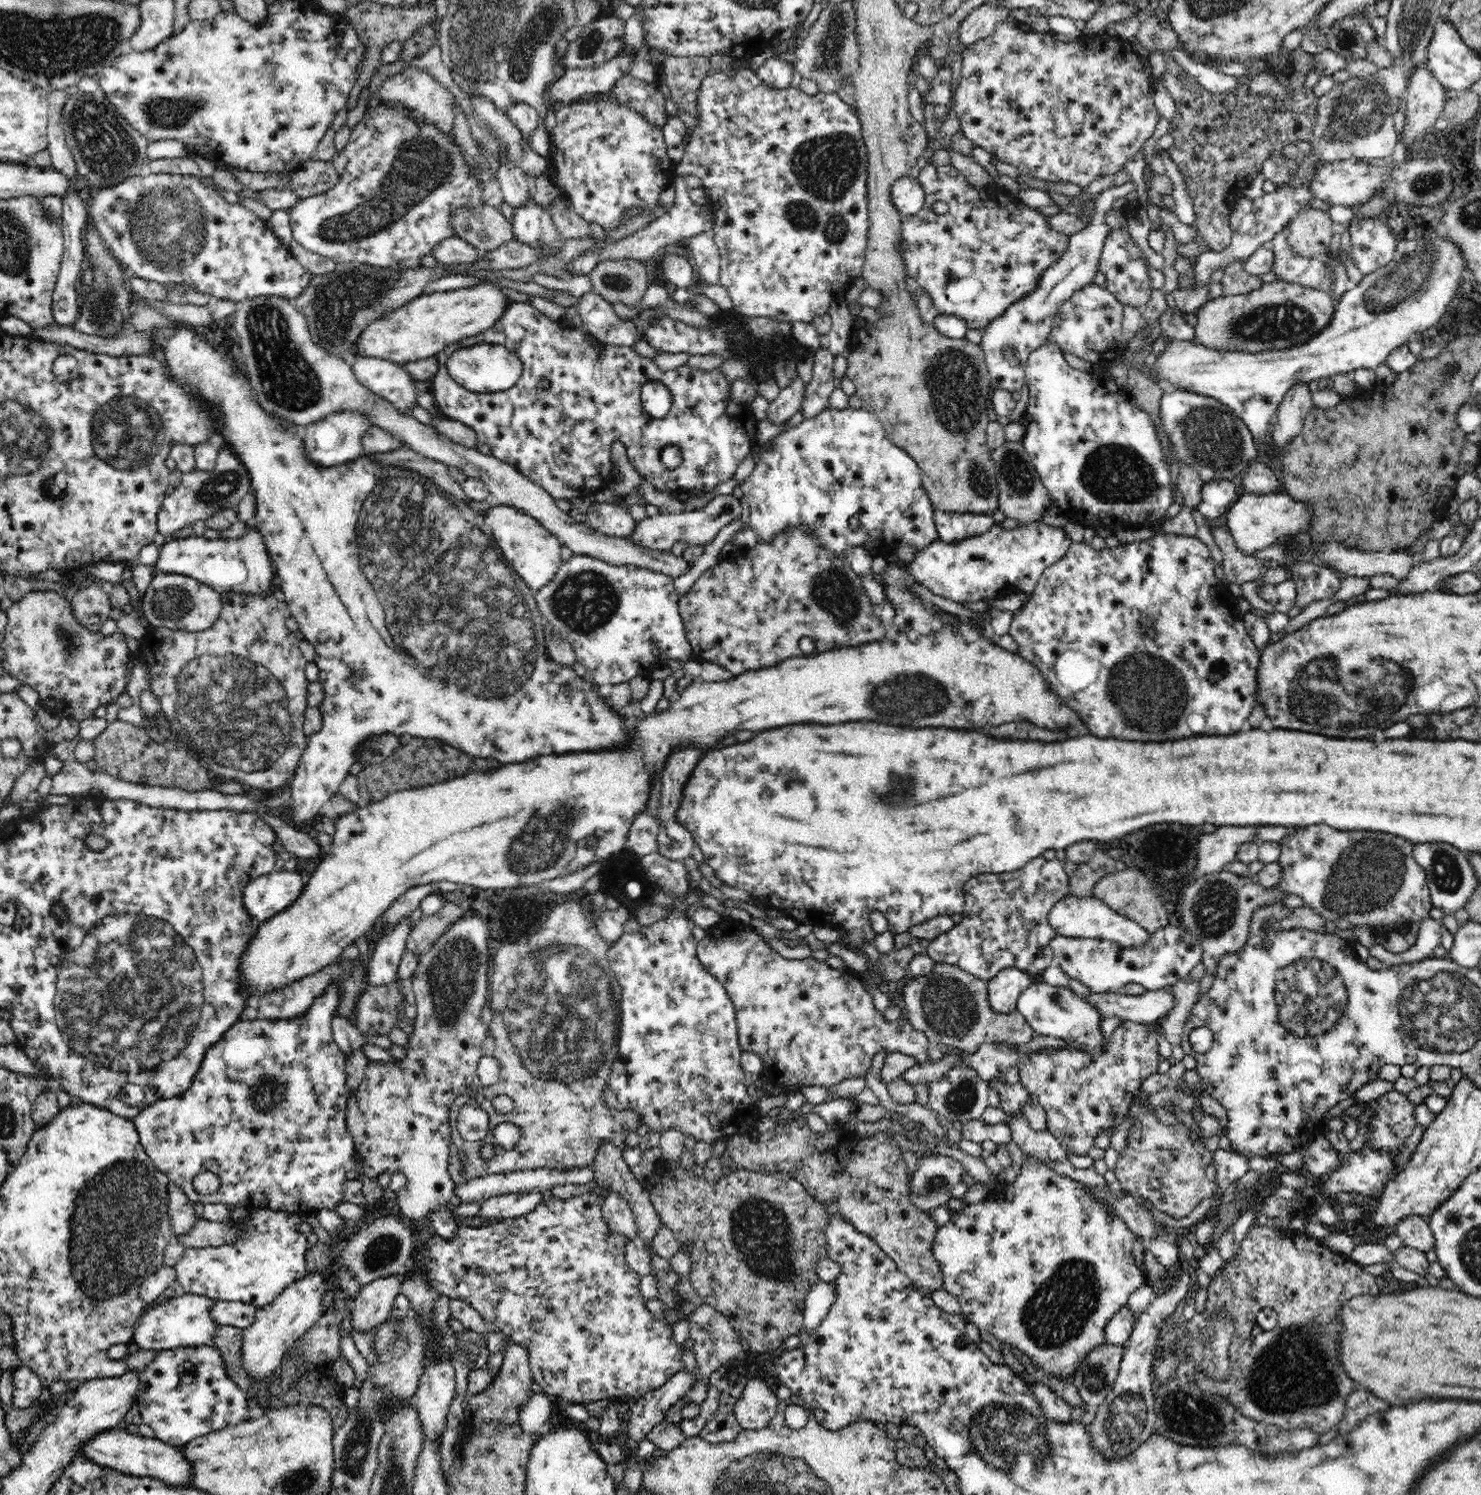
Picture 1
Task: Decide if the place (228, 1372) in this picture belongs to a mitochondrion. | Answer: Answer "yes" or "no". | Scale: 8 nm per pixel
no

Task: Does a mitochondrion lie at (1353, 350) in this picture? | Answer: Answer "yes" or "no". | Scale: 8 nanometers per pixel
no

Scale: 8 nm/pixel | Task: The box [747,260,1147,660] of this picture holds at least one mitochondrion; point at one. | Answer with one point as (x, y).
(953, 379)

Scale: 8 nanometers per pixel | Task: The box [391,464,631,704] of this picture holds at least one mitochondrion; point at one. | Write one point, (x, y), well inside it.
(584, 601)

